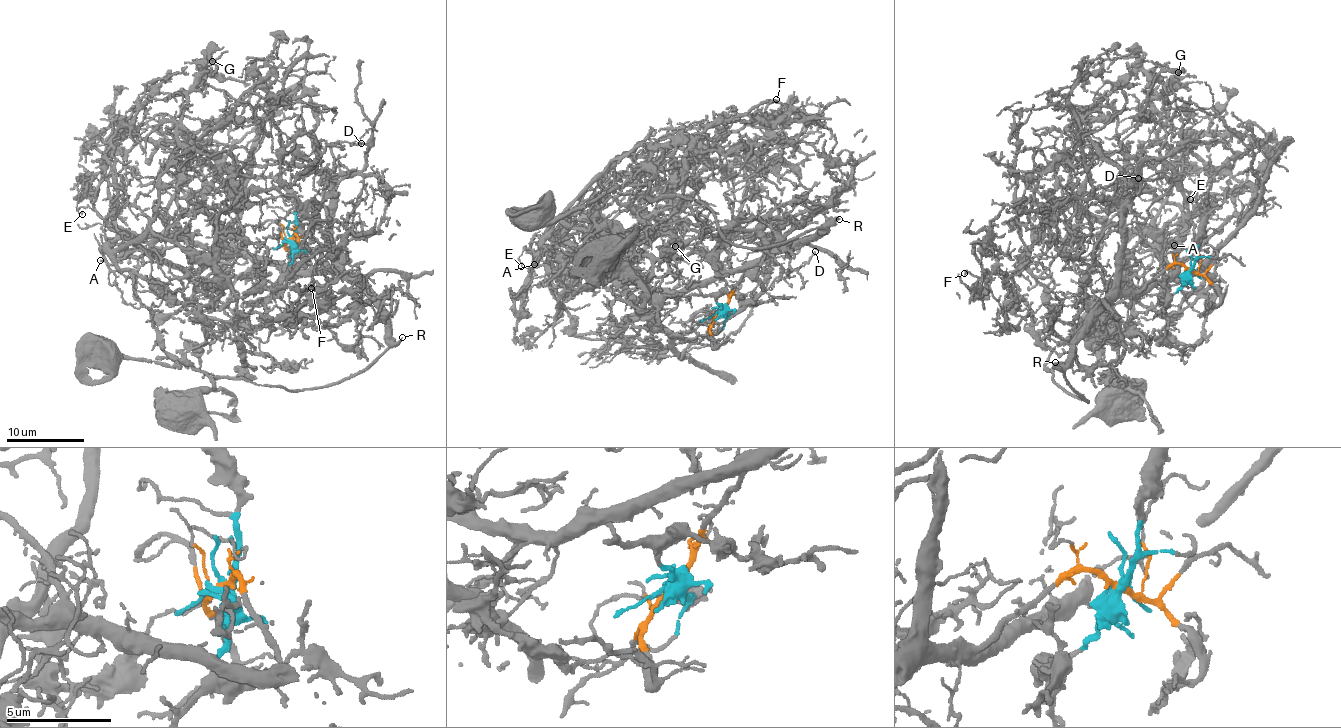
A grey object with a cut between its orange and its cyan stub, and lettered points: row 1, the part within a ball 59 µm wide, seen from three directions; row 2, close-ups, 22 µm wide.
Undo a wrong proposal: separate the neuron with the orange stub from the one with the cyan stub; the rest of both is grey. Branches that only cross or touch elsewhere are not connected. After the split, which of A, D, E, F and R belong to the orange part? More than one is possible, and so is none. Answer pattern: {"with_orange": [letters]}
{"with_orange": ["A", "D", "E", "R"]}

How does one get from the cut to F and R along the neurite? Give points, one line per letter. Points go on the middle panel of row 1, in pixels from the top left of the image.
F: (721, 312), (709, 295), (657, 298), (647, 256), (559, 217), (613, 160), (763, 117), (777, 99)
R: (721, 312), (730, 293), (749, 269), (772, 255), (791, 250), (826, 224), (839, 219)

